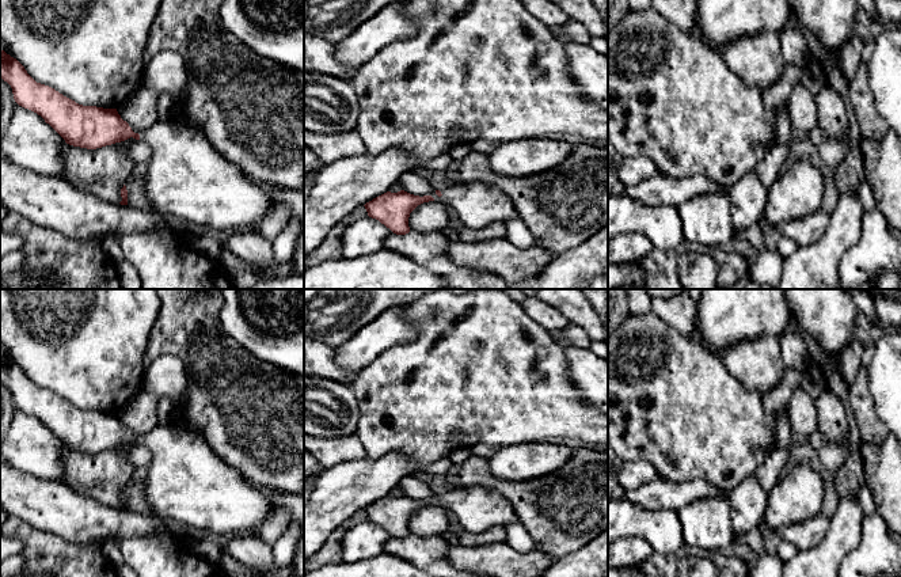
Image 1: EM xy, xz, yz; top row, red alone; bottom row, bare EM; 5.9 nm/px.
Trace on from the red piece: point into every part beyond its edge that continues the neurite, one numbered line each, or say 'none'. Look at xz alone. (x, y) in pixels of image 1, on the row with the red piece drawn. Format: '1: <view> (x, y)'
1: xz (476, 204)

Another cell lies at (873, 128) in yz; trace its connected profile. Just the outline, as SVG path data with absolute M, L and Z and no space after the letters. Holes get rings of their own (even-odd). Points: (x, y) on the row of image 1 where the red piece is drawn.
M860 62L854 80L848 83L848 96L858 117L862 138L881 141L889 132L889 126L878 114L877 103L868 87L867 62Z

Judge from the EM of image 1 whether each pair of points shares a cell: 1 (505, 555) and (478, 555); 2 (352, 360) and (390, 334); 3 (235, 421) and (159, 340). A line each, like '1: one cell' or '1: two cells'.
1: one cell
2: one cell
3: one cell

